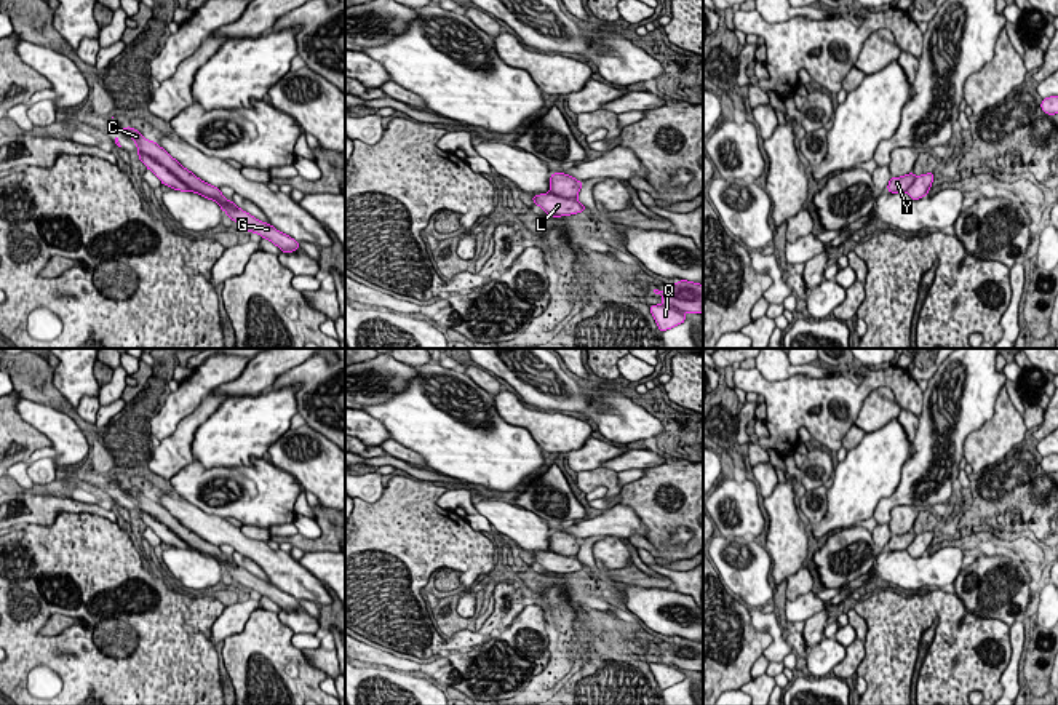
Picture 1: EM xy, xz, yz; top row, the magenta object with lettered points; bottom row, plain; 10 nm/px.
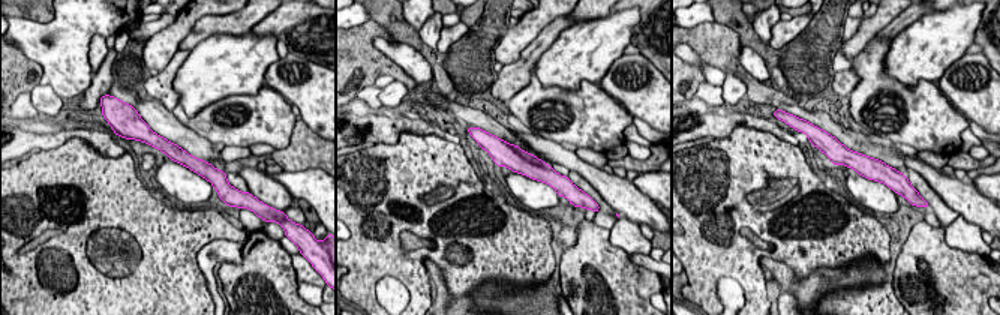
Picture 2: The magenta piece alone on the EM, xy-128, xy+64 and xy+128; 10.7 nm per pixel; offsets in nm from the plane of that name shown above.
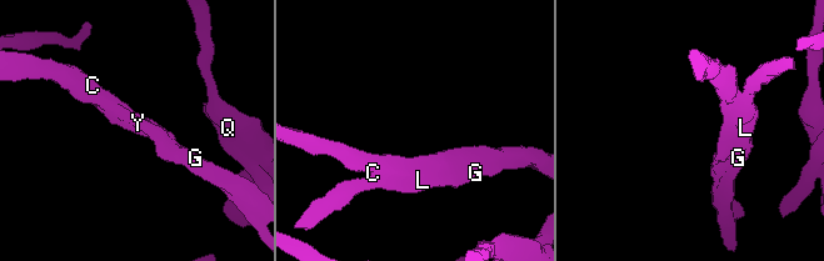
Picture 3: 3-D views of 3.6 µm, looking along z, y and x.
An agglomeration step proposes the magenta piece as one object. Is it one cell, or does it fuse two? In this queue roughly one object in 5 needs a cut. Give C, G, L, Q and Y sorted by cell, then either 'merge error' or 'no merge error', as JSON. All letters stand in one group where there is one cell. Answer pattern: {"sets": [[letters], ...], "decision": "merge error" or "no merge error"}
{"sets": [["C", "G", "L", "Q", "Y"]], "decision": "no merge error"}

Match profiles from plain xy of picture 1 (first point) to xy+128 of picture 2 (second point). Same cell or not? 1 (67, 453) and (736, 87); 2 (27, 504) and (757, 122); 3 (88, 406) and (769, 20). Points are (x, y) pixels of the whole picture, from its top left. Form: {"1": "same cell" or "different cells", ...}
{"1": "different cells", "2": "same cell", "3": "same cell"}

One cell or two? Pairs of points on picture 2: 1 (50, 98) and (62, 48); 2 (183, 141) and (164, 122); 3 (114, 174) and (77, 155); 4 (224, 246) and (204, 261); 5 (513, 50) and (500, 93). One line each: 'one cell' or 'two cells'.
1: two cells
2: one cell
3: one cell
4: one cell
5: two cells

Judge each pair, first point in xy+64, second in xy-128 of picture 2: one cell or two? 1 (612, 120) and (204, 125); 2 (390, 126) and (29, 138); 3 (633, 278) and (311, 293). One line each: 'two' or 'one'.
1: one
2: one
3: two

